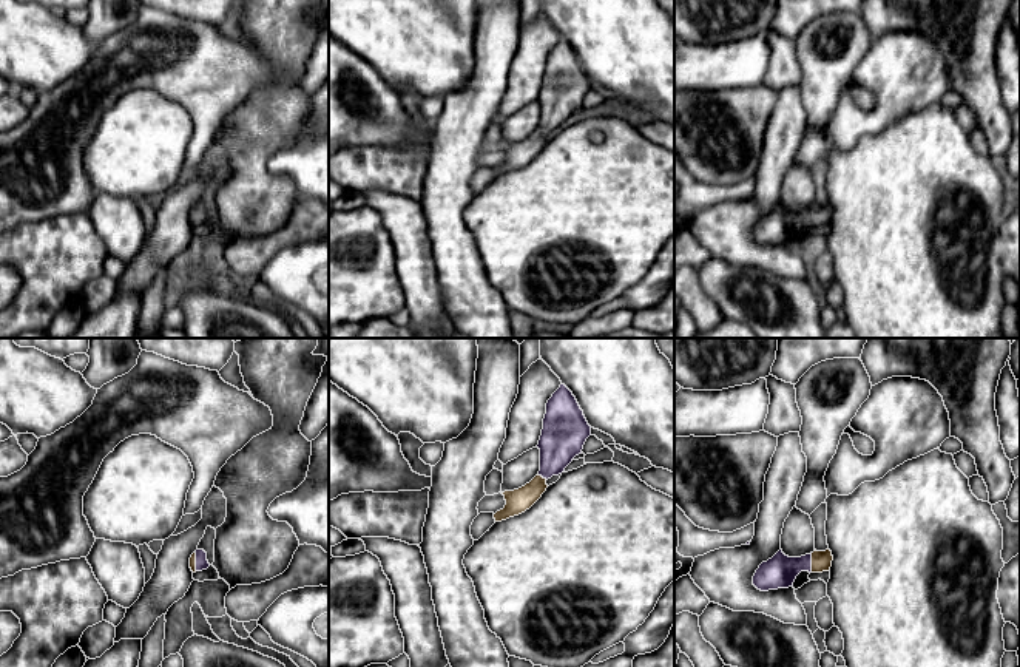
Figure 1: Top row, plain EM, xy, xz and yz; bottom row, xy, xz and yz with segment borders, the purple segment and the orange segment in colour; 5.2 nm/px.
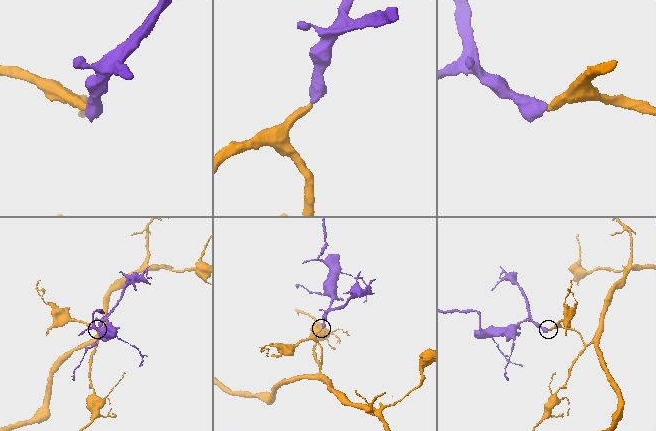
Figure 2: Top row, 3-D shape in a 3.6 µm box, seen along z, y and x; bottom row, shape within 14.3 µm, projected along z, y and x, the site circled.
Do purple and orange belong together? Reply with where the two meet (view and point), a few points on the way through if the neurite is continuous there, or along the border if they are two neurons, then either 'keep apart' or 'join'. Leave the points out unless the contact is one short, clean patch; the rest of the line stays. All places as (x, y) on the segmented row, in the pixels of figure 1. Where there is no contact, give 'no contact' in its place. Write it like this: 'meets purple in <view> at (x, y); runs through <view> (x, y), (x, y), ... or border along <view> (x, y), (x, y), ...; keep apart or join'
meets purple in yz at (810, 562); runs through yz (780, 572), (810, 562), (821, 561); join

